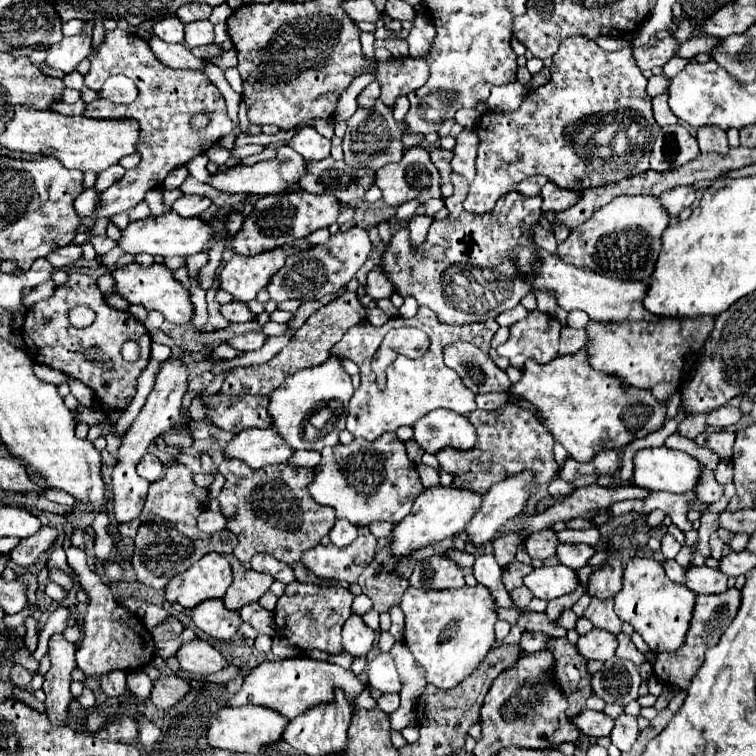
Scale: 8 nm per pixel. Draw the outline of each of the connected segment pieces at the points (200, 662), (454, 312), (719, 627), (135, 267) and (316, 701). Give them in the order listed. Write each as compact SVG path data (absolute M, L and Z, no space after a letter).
M205 640L185 642L177 650L177 658L179 658L183 670L199 674L199 676L215 674L227 666L227 660L223 658L223 654Z
M509 192L505 194L505 198L497 200L497 206L491 212L485 214L469 214L463 210L461 202L453 202L455 196L445 200L449 216L445 220L433 220L429 234L421 246L411 246L407 228L401 228L397 234L393 234L391 244L387 246L381 258L383 270L395 284L397 294L413 296L419 306L431 308L437 314L439 322L463 326L473 322L485 322L485 318L497 318L501 312L515 308L521 298L533 290L531 282L521 272L517 272L515 252L519 248L539 250L533 240L533 230L541 218L541 196L525 198L523 194Z
M729 588L723 594L699 594L697 602L695 602L695 610L693 610L691 628L689 628L687 640L681 646L681 650L677 650L675 654L657 656L657 666L653 666L653 672L657 672L659 680L665 684L671 684L673 688L687 690L687 686L691 684L691 678L697 674L697 670L701 668L701 664L705 660L705 650L709 646L717 644L723 630L729 626L729 622L733 622L735 614L739 610L739 604L741 604L741 592L737 588Z
M131 262L119 270L113 270L113 278L115 278L117 292L123 298L127 298L131 304L141 304L147 310L159 310L173 324L187 324L195 314L195 308L193 308L187 288L175 278L173 270L167 268L165 264L139 266L139 264Z
M305 656L285 658L285 660L265 660L245 676L241 692L231 696L227 700L227 704L229 706L245 706L245 704L267 706L267 708L281 712L289 720L293 720L301 714L305 714L313 706L333 702L337 688L341 688L347 702L351 706L355 706L357 692L361 692L361 680L351 670L345 670L333 662L313 660L313 658L305 658Z

